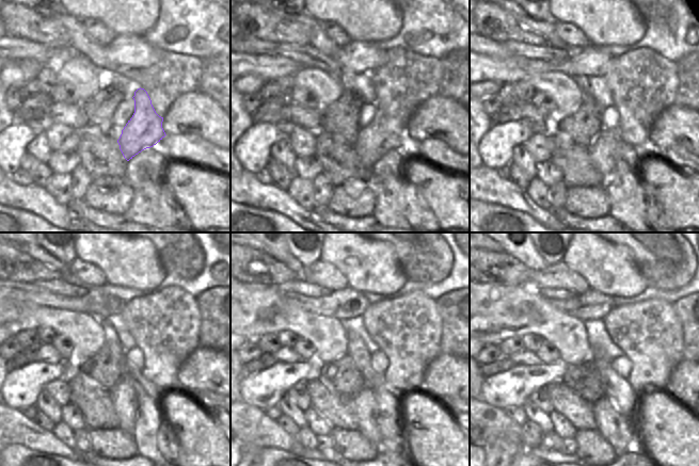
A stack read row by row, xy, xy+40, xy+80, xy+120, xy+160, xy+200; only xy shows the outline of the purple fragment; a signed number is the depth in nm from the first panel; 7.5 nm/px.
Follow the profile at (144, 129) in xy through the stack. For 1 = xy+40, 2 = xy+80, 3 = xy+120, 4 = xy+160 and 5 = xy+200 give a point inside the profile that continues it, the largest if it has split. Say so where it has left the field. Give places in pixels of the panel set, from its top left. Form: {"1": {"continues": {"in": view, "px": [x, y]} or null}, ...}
{"1": {"continues": {"in": "xy+40", "px": [382, 134]}}, "2": {"continues": {"in": "xy+80", "px": [604, 151]}}, "3": {"continues": {"in": "xy+120", "px": [123, 395]}}, "4": {"continues": {"in": "xy+160", "px": [365, 405]}}, "5": {"continues": {"in": "xy+200", "px": [618, 429]}}}

